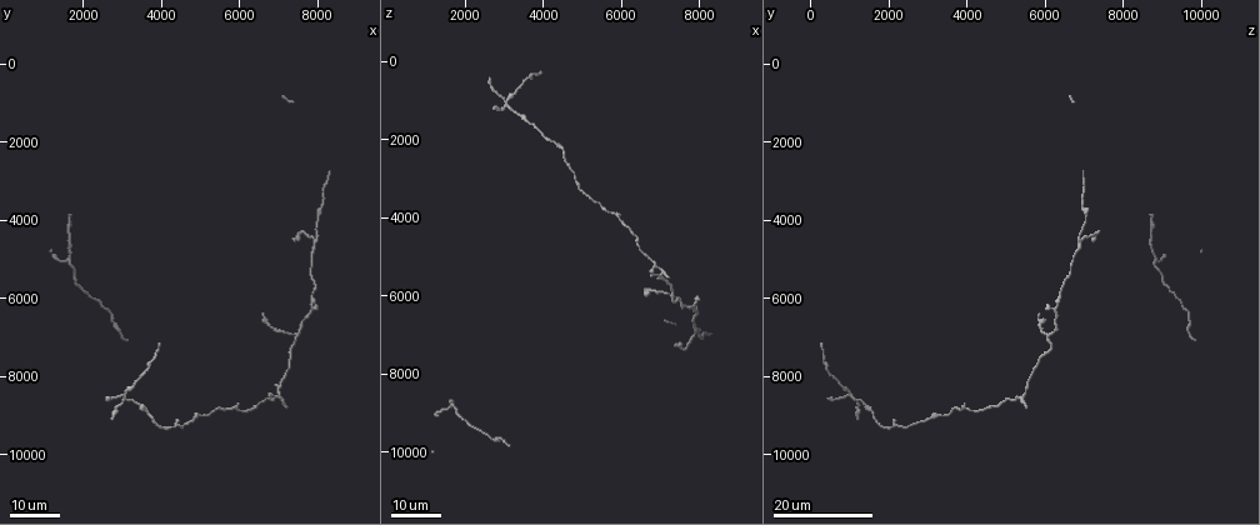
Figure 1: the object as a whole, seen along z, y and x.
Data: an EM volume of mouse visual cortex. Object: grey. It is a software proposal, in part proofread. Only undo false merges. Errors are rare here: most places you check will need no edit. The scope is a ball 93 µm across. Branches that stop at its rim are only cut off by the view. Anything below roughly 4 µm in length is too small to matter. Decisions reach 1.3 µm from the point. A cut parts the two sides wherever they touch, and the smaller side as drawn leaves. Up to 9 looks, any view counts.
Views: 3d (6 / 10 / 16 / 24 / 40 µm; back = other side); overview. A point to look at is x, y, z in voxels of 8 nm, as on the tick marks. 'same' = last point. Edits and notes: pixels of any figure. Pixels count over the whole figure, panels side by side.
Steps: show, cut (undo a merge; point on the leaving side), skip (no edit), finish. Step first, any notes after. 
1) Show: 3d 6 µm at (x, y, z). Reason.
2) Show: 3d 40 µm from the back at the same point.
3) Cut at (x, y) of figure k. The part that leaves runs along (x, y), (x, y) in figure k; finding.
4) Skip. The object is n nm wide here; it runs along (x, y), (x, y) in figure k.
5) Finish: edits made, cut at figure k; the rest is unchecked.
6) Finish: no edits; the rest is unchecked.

Show: 3d 24 µm at (7900, 6250, 6250). Calibre changes.

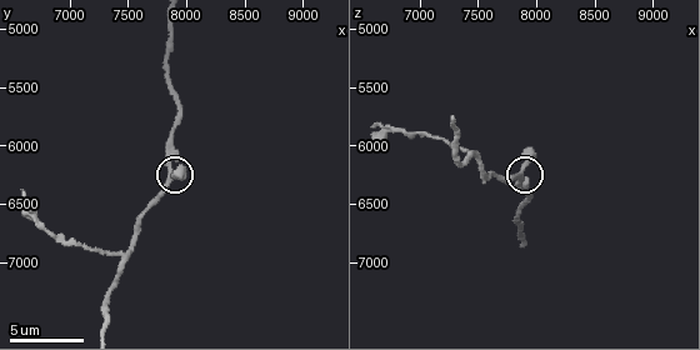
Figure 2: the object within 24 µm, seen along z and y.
Show: 3d 6 µm at the same point. Closer look.

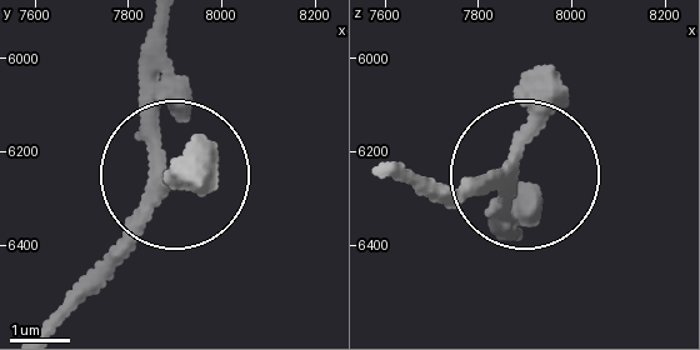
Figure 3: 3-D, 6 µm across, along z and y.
Skip. The object is 230 nm wide here; it runs along (56, 321), (101, 281), (155, 178), (160, 28) in figure 3; continuous, no second neuron.

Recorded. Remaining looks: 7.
Show: 3d 24 µm at (7600, 4300, 7400). Thick turns thin.

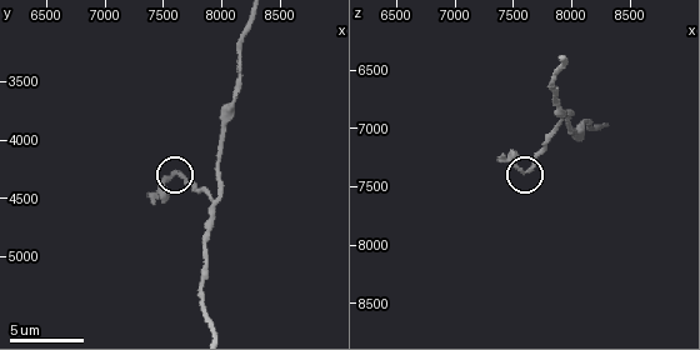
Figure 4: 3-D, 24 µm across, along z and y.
Show: 3d 10 µm at (7640, 4280, 7380).

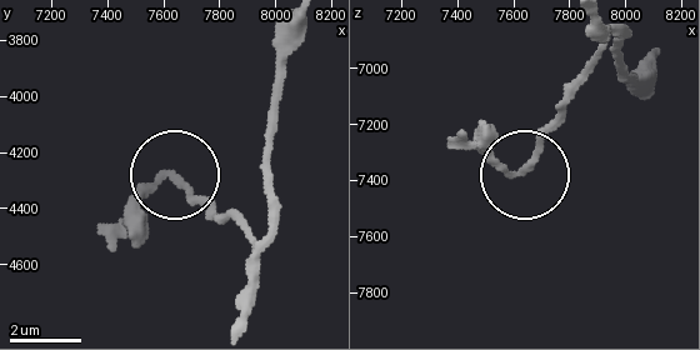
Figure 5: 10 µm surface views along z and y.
Skip. The object is 200 nm wide here; it runs along (239, 315), (248, 241), (183, 178), (168, 181), (125, 223) in figure 5; continuous, no second neuron.

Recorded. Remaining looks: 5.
Show: 3d 16 µm at (7900, 4450, 6900). Two arms in line, one across.

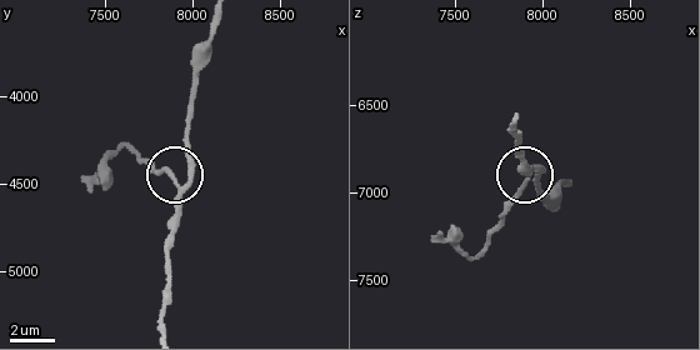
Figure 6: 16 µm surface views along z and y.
Show: 3d 6 µm at the same point.

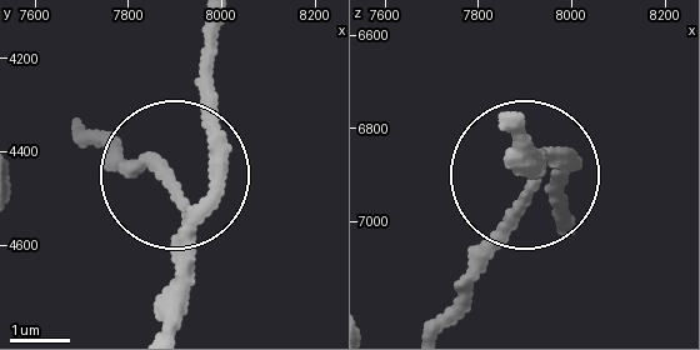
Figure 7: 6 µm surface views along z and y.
Skip. The object is 240 nm wide here; it runs along (165, 315), (175, 196), (205, 166), (205, 36) in figure 7; all the same neuron.

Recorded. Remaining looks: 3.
Show: 3d 16 µm at (3100, 8550, 1100). Four or more arms meet.

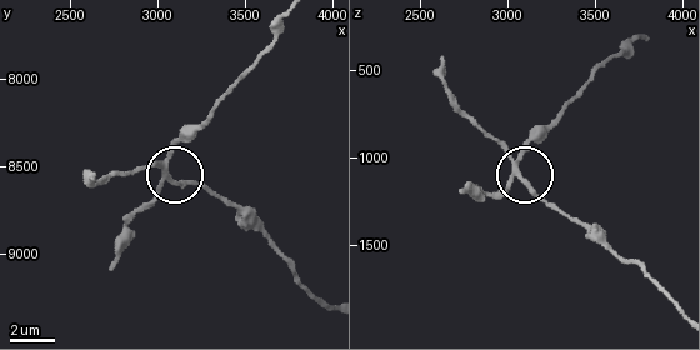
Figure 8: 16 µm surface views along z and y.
Show: 3d 10 µm at (3040, 8540, 1080). Zoom in.

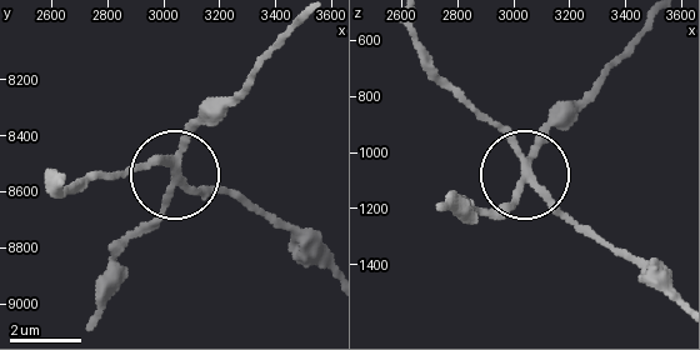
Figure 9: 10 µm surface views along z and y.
Cut at (194, 129) of figure 9. The part that leaves runs along (174, 168), (183, 144), (290, 28) in figure 9; a second neuron is stuck on.

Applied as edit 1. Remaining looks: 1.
Finish: edits made, cut at figure 9; the rest is unchecked.

